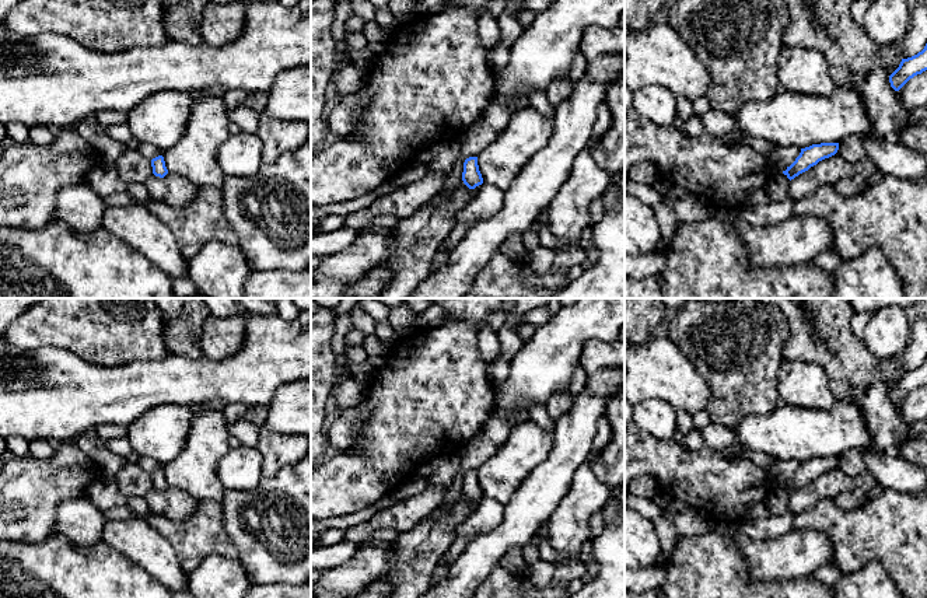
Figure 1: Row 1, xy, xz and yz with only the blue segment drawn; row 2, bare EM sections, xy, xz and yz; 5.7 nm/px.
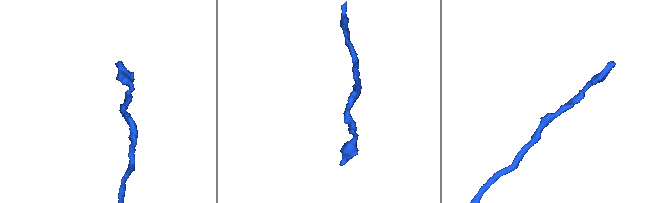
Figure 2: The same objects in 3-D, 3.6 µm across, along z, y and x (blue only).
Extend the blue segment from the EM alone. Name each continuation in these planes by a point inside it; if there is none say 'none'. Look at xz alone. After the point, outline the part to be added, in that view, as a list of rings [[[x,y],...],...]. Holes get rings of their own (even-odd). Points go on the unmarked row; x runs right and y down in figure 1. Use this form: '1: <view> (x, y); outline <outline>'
none

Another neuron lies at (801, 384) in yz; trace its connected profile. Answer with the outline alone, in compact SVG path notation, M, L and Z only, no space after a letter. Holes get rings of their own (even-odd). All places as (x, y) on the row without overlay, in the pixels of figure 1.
M783 361L777 370L777 391L786 405L801 409L830 410L836 403L825 370L808 361Z

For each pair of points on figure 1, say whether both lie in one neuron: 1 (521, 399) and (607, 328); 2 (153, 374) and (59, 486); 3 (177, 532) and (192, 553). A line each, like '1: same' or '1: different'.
1: same
2: different
3: same

